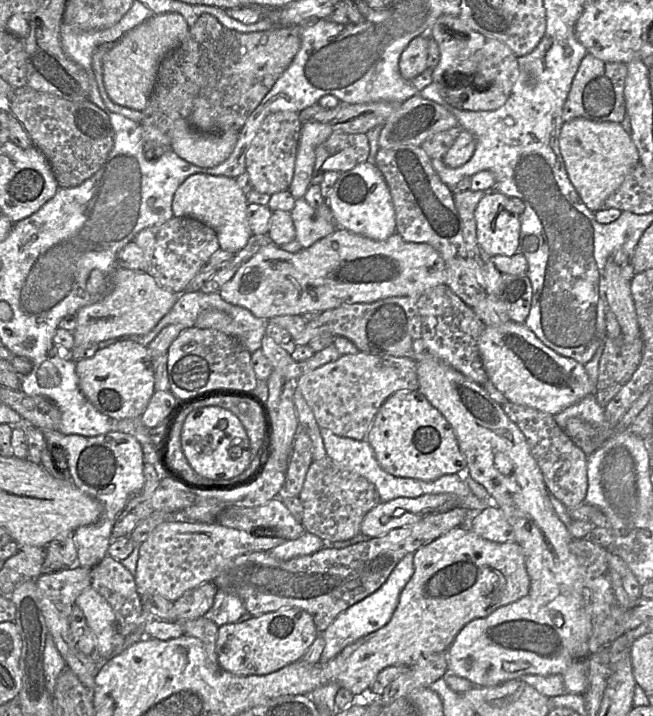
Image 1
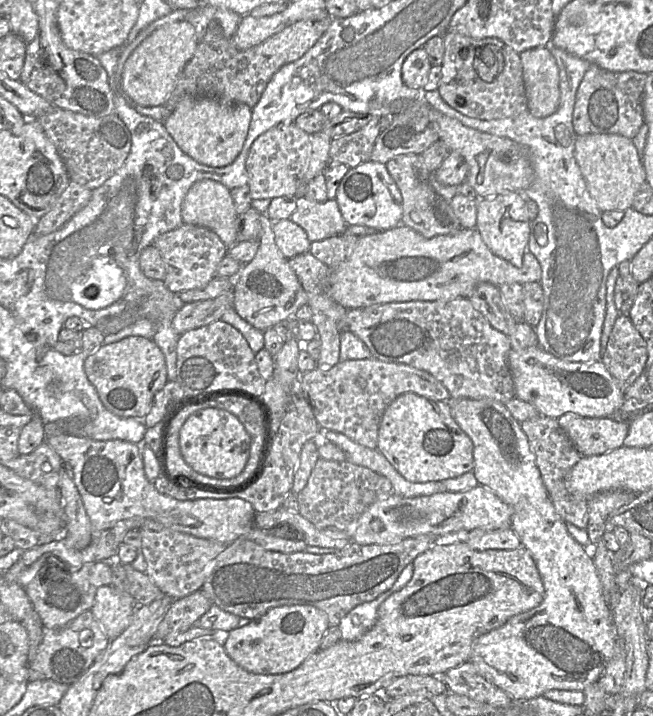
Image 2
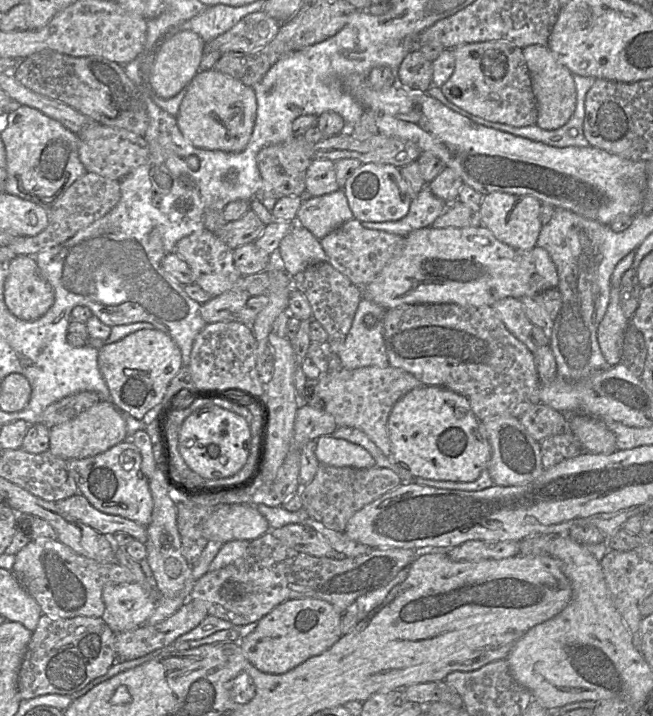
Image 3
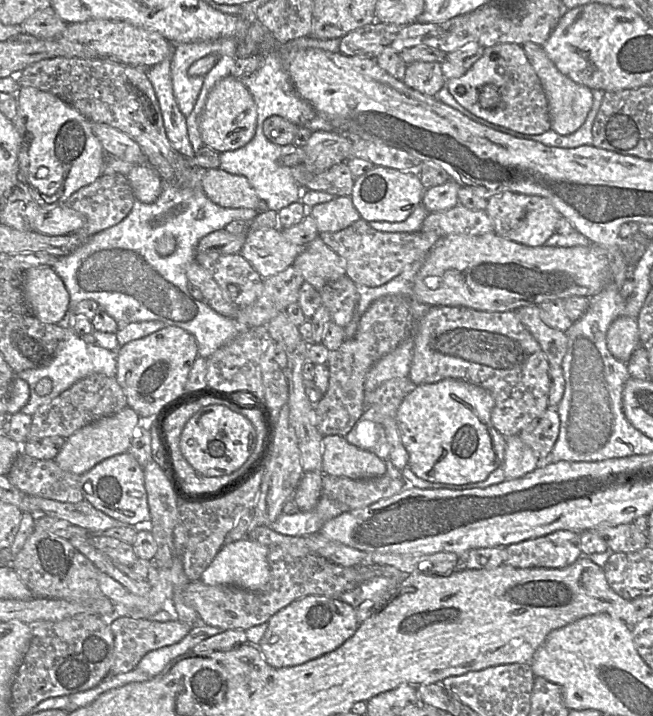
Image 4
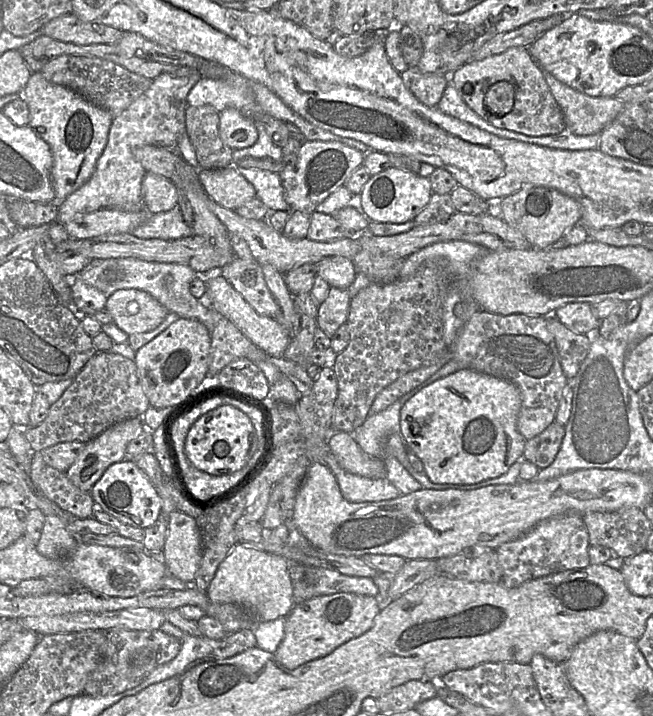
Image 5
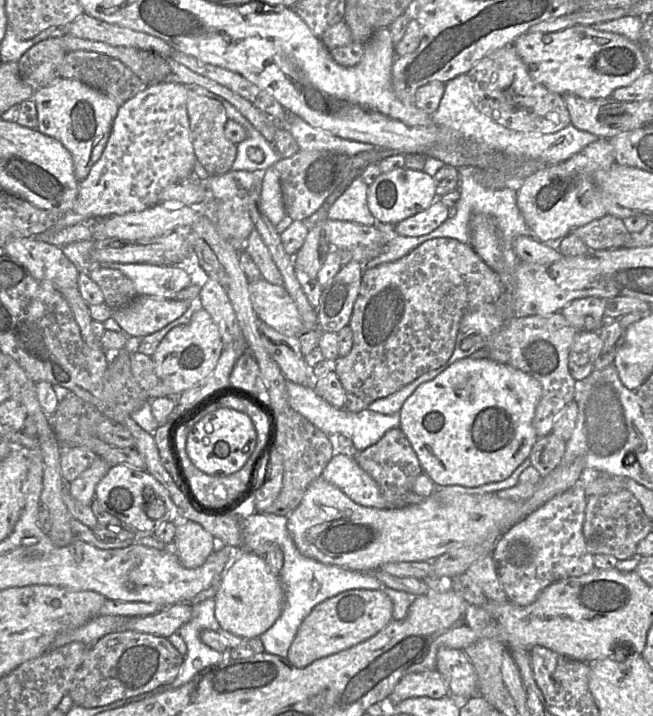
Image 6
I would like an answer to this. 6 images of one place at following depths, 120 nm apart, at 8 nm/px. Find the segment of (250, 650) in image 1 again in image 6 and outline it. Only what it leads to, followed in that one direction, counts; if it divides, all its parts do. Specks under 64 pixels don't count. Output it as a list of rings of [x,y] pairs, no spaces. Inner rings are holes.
[[[352,589],[315,606],[301,623],[288,651],[288,661],[304,668],[314,661],[351,648],[380,632],[393,620],[393,604],[382,590]]]

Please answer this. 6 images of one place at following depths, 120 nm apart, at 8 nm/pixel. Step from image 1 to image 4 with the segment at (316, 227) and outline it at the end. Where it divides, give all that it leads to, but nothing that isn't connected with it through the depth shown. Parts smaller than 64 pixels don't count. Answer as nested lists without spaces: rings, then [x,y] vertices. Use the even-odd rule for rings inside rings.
[[[335,196],[329,202],[320,203],[309,208],[308,214],[314,218],[320,234],[343,230],[361,218],[350,196]]]

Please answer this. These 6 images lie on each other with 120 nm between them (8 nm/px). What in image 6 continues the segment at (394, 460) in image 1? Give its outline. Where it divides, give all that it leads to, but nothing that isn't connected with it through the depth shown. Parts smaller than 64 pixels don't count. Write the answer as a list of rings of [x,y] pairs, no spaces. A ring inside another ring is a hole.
[[[462,358],[406,399],[399,412],[399,428],[416,453],[423,473],[434,483],[478,487],[500,482],[529,457],[538,439],[532,420],[541,395],[541,384],[527,373],[488,358]]]

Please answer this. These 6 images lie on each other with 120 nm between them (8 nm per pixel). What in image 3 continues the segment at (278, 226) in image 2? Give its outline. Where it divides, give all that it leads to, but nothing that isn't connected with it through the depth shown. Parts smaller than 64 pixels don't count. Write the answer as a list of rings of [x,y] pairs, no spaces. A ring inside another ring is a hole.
[[[296,224],[280,242],[277,260],[291,277],[311,264],[328,262],[320,240],[299,224]]]

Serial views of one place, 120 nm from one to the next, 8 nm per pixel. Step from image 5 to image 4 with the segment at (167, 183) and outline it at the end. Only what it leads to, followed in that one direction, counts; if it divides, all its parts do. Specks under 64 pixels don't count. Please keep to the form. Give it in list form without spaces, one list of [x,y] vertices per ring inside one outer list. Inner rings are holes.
[[[135,165],[126,176],[135,198],[150,204],[157,200],[163,188],[163,180],[150,165]]]

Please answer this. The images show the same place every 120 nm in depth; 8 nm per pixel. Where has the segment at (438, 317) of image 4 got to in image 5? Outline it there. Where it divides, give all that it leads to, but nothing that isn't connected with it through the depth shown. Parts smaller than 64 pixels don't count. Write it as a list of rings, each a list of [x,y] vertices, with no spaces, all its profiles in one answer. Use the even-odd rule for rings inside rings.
[[[480,309],[475,314],[473,314],[472,317],[462,327],[453,345],[450,348],[450,352],[451,360],[455,360],[455,362],[460,364],[461,369],[475,370],[477,372],[496,377],[498,379],[508,381],[519,389],[521,395],[521,407],[517,418],[517,430],[526,440],[537,436],[542,431],[544,431],[551,423],[554,422],[556,417],[556,411],[559,407],[559,403],[562,397],[562,391],[566,384],[569,382],[569,379],[563,373],[556,342],[554,336],[547,328],[546,317],[525,314],[500,315]]]

